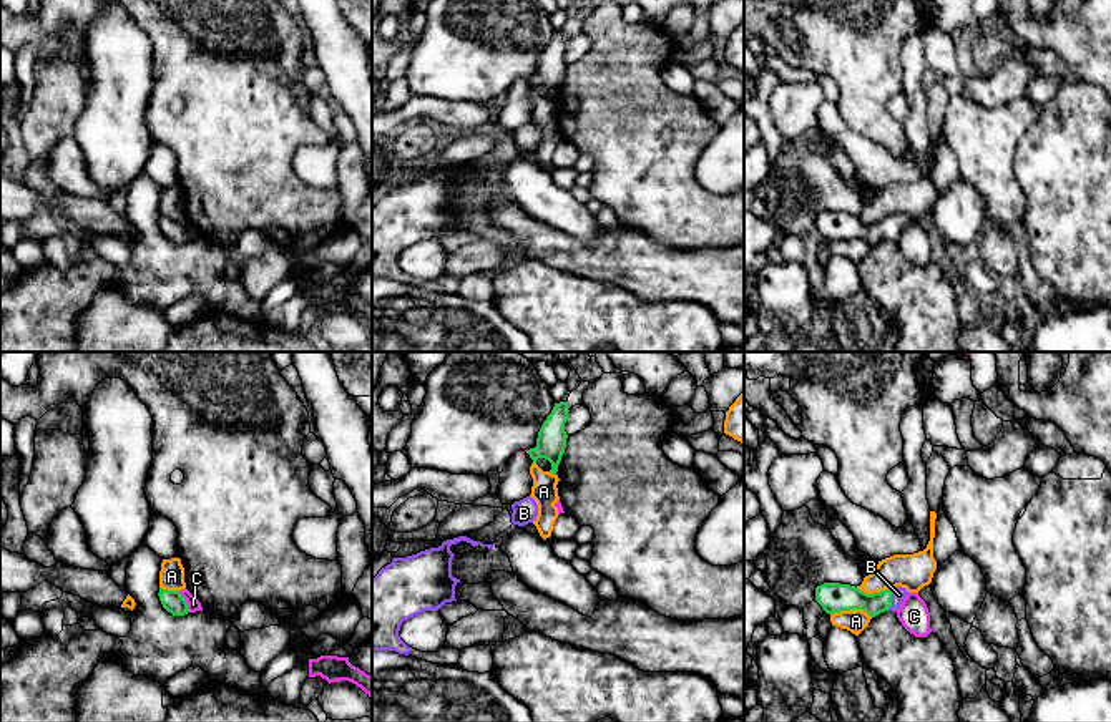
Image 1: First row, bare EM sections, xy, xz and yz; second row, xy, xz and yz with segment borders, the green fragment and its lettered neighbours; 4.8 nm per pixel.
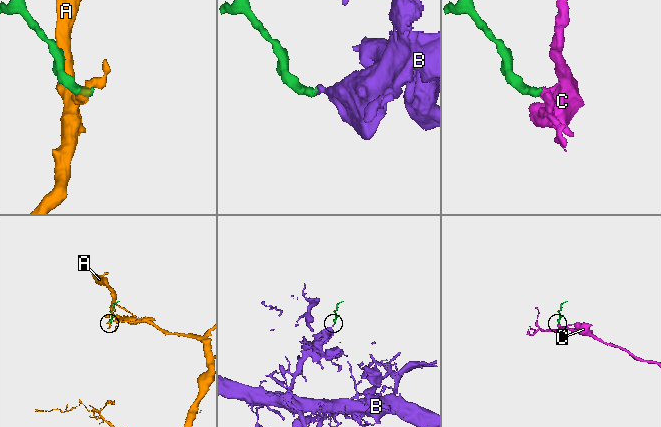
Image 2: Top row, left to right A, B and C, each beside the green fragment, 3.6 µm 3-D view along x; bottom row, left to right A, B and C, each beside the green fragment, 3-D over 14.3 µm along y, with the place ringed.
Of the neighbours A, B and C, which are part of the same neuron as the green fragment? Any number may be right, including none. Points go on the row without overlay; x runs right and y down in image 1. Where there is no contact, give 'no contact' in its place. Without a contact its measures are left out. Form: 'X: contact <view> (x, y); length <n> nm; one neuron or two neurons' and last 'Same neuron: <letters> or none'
A: contact yz (851, 236); length 200 nm; two neurons
B: contact yz (890, 226); length 110 nm; one neuron
C: contact xy (185, 229); length 120 nm; two neurons
Same neuron: B

